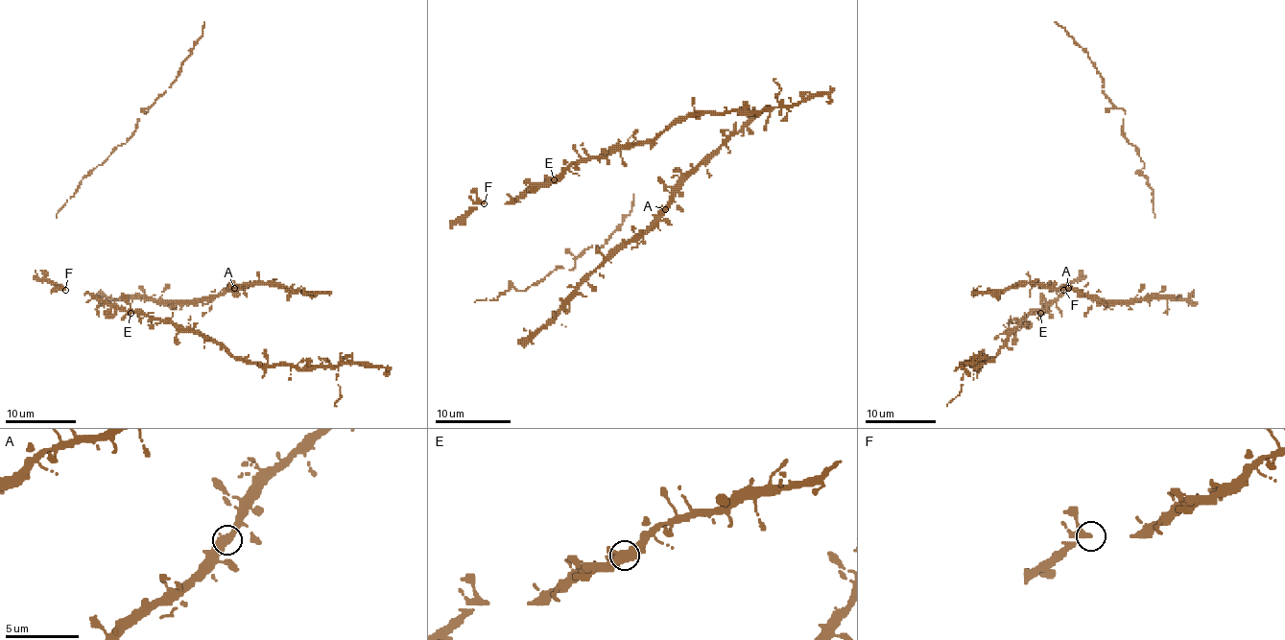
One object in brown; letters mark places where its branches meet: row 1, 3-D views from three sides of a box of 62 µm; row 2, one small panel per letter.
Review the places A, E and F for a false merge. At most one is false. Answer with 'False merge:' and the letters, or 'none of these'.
False merge: none of these

